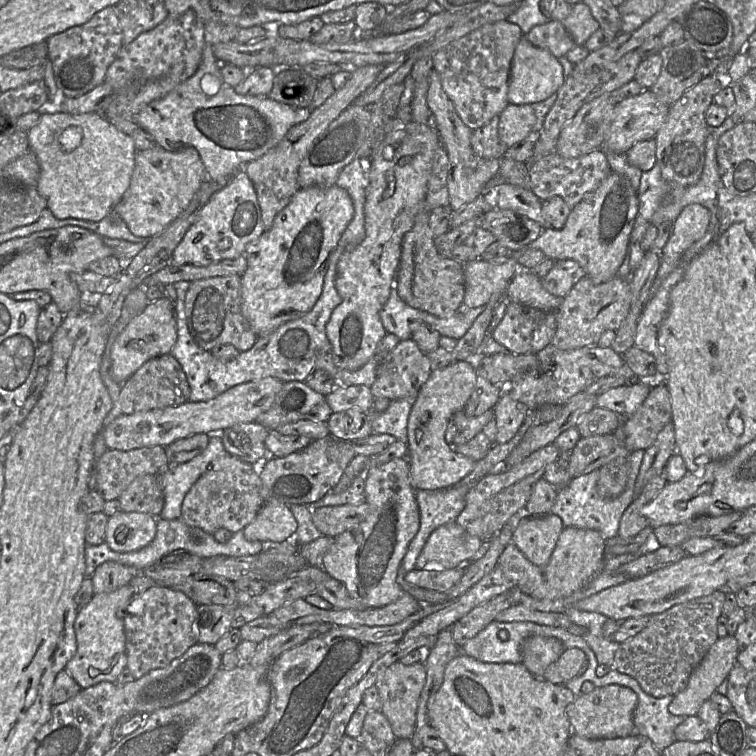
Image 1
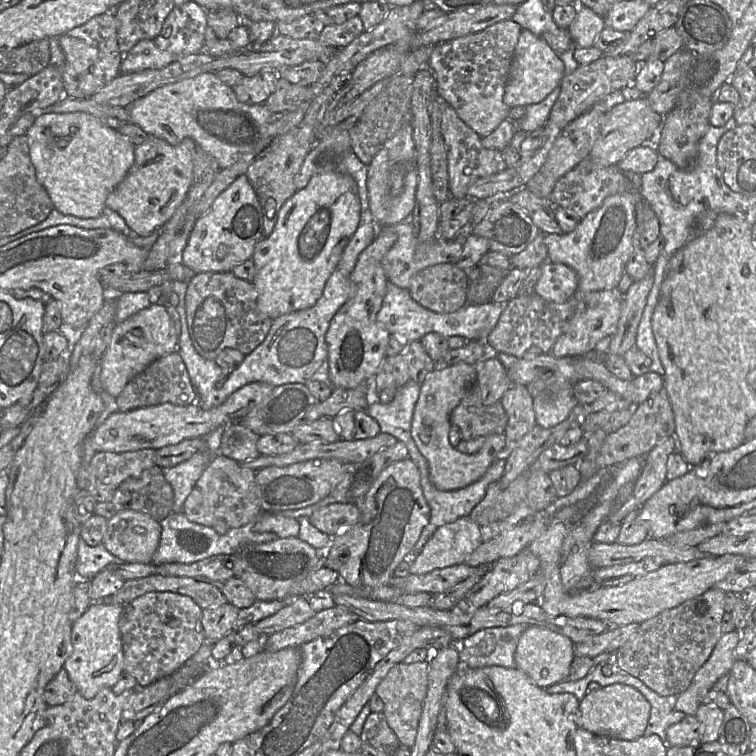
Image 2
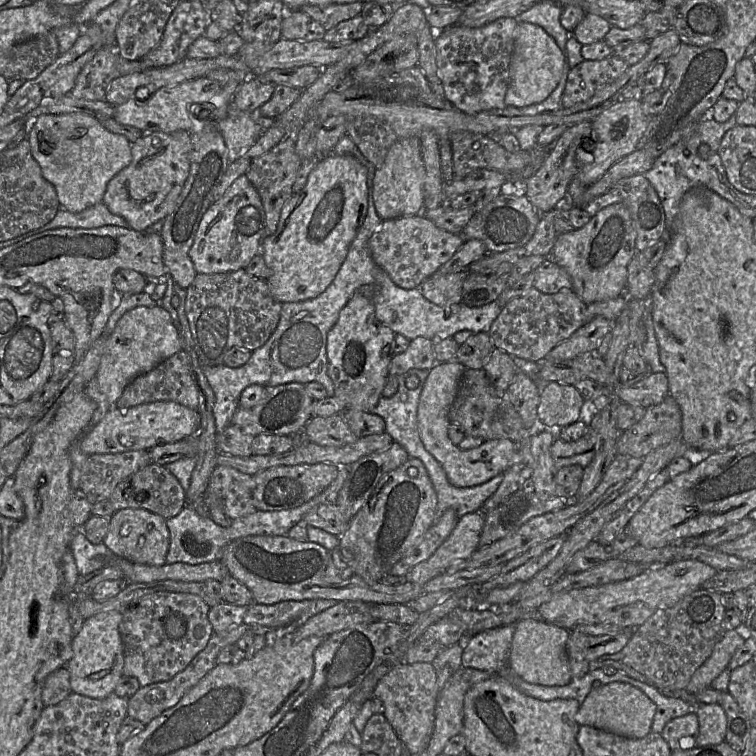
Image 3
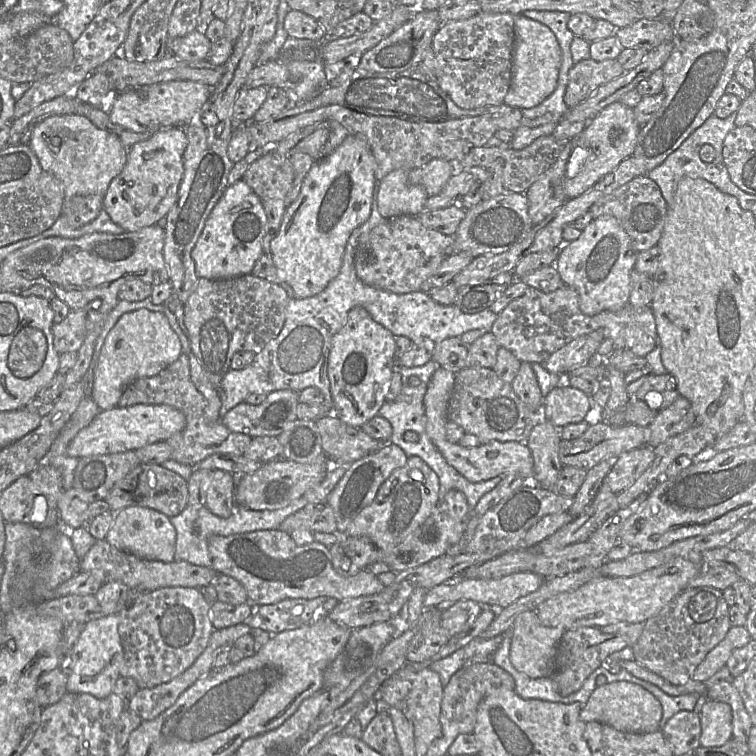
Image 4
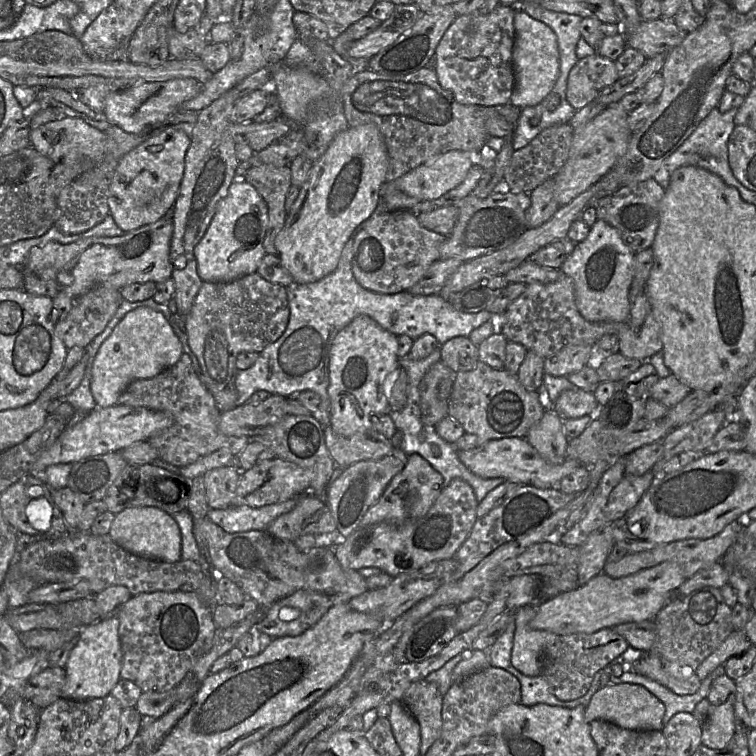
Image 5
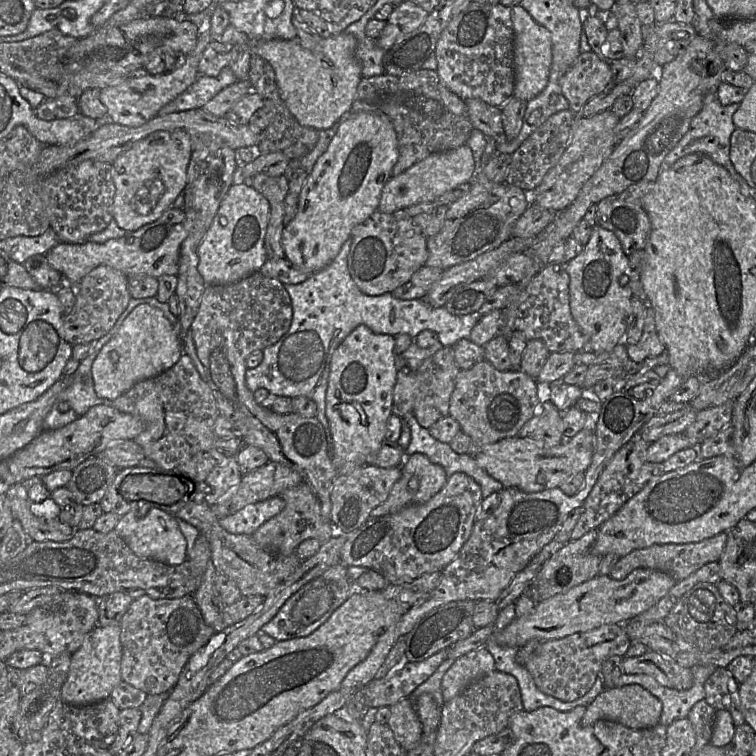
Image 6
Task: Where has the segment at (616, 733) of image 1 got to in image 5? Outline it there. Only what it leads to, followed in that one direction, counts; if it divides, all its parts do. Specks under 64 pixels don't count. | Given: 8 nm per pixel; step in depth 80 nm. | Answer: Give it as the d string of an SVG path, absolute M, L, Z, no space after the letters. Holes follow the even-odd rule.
M621 683L609 685L596 692L586 707L585 722L604 720L634 731L662 731L665 705L645 687L638 684Z

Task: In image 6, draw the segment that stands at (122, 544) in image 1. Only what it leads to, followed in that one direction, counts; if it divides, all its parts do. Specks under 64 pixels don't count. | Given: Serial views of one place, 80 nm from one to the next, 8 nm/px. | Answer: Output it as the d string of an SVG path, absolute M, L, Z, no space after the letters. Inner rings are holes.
M158 508L150 509L143 517L139 517L137 513L137 511L131 510L121 516L114 529L114 531L126 542L128 547L140 558L152 559L171 566L182 564L187 559L187 543L175 520L176 516Z

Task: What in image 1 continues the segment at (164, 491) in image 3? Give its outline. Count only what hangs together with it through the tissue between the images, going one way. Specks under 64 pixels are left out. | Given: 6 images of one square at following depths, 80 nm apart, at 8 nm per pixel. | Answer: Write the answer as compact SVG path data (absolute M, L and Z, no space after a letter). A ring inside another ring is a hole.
M147 474L137 477L118 498L121 511L138 512L158 519L163 506L164 494L157 475Z

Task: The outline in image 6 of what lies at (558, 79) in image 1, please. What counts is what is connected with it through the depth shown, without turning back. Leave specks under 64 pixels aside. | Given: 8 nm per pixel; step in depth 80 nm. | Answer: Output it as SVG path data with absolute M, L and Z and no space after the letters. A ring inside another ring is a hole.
M519 4L512 7L514 25L514 74L515 86L513 96L524 101L536 97L547 85L552 63L551 33L538 24Z

